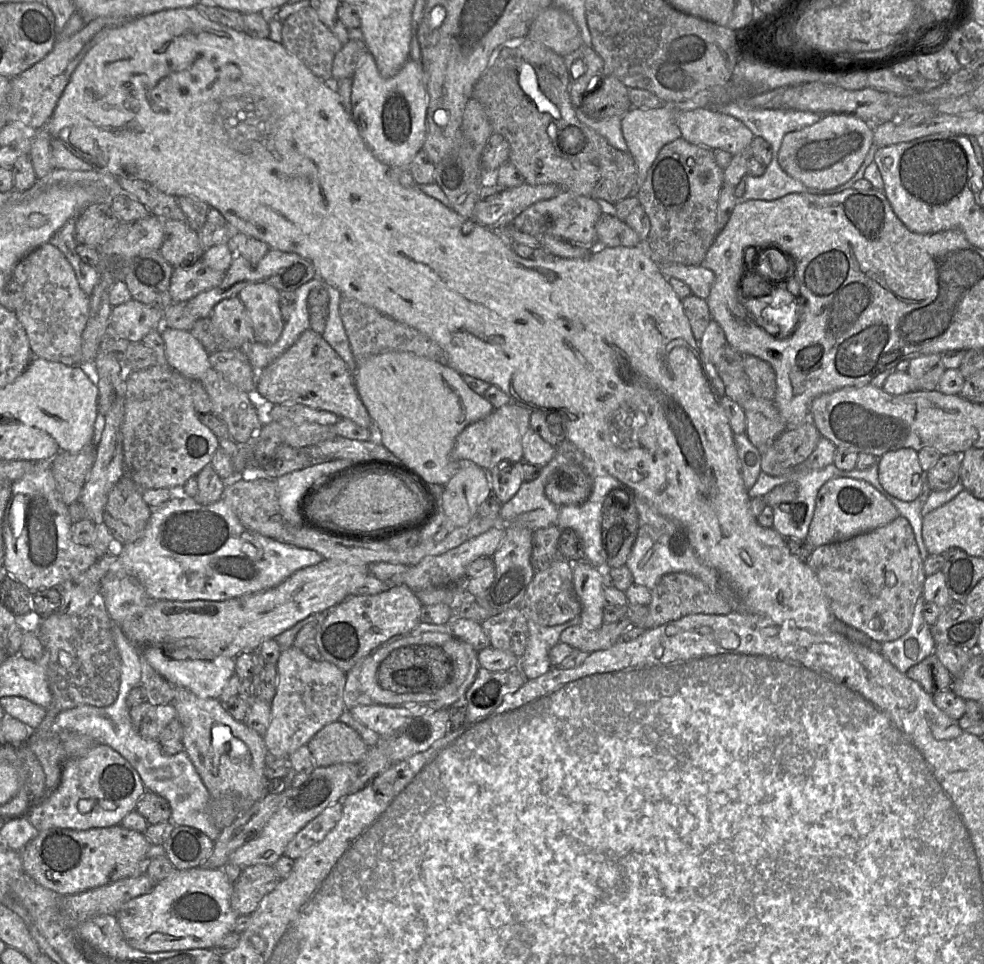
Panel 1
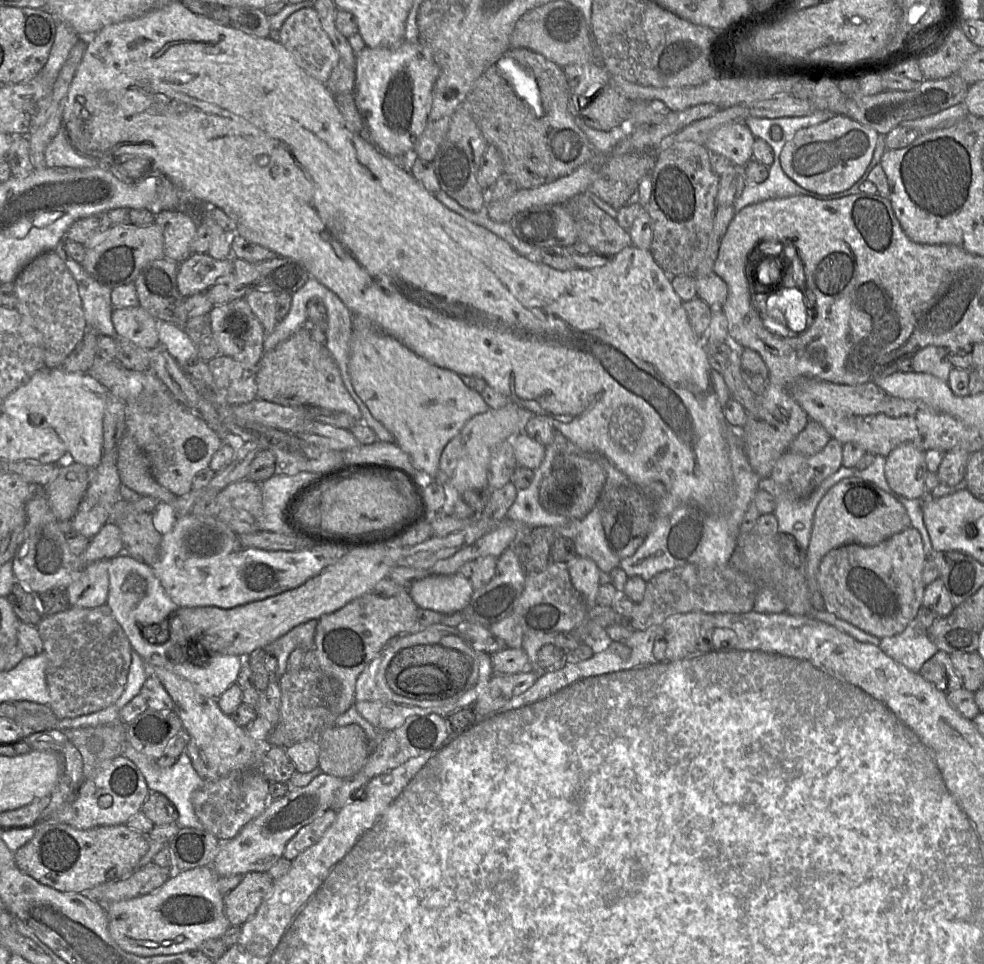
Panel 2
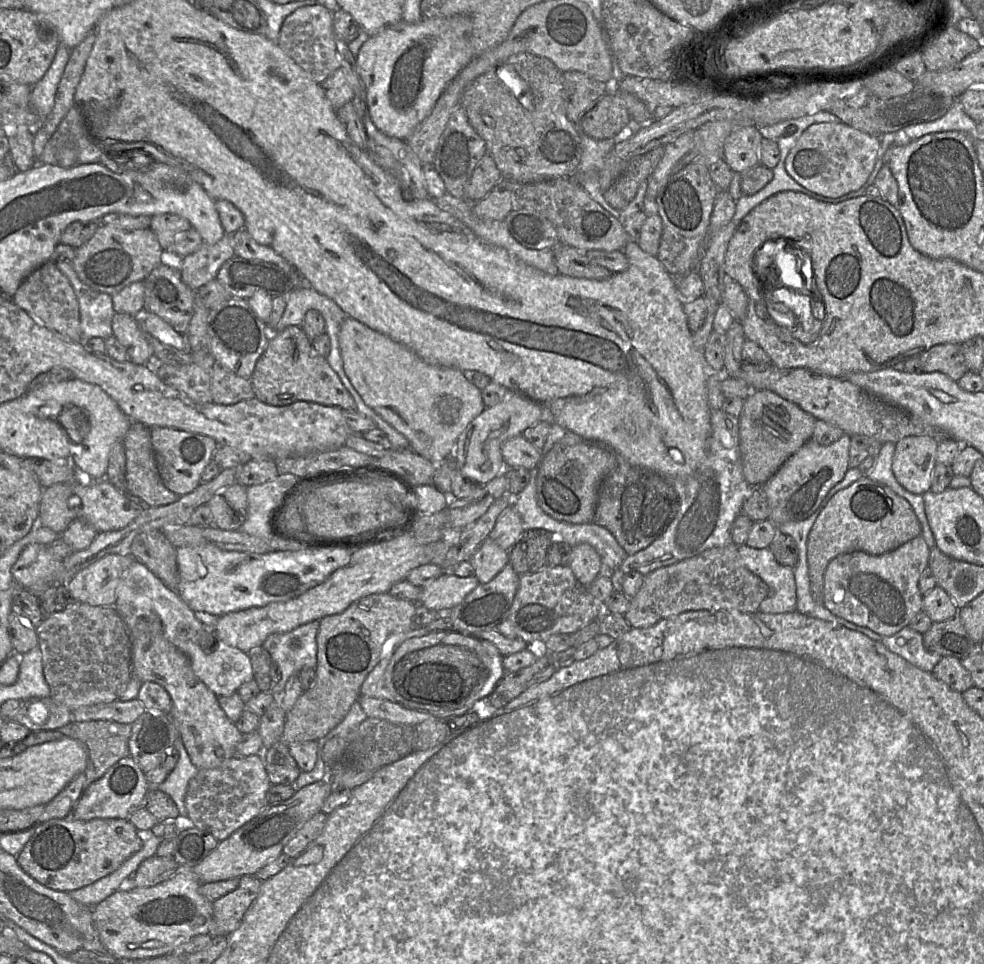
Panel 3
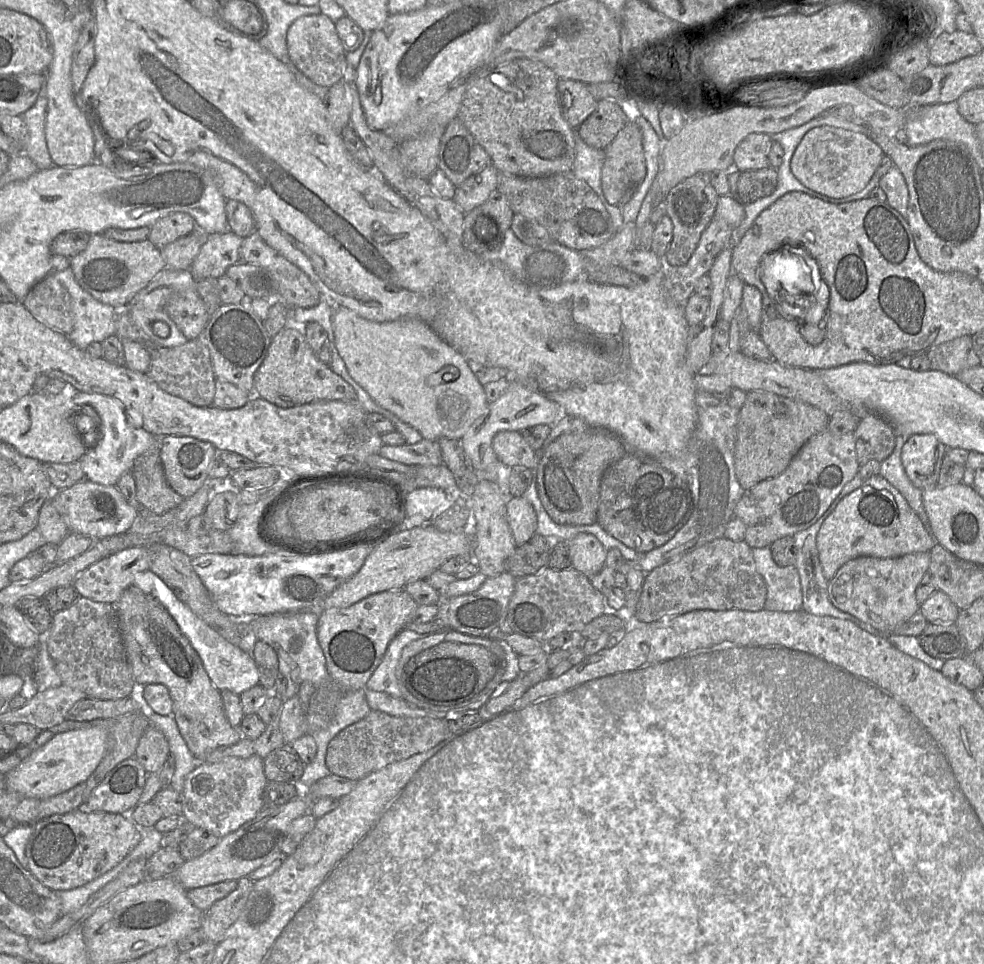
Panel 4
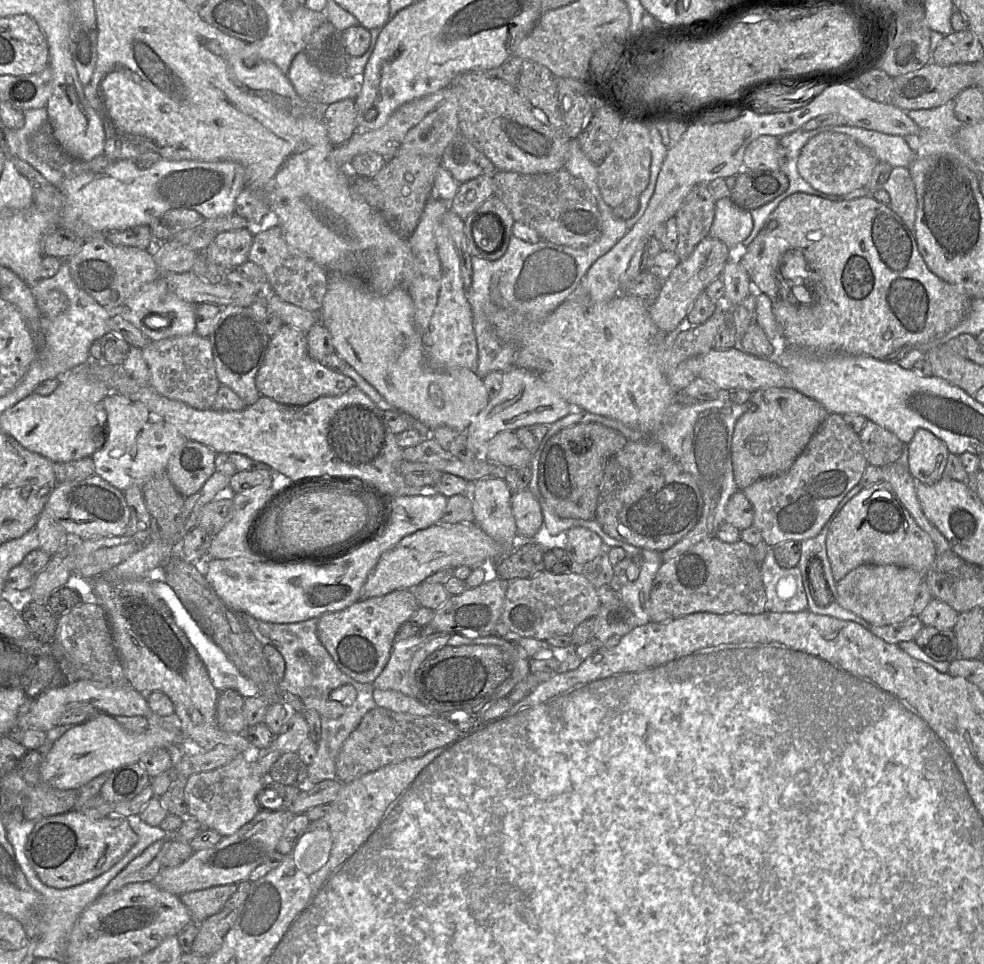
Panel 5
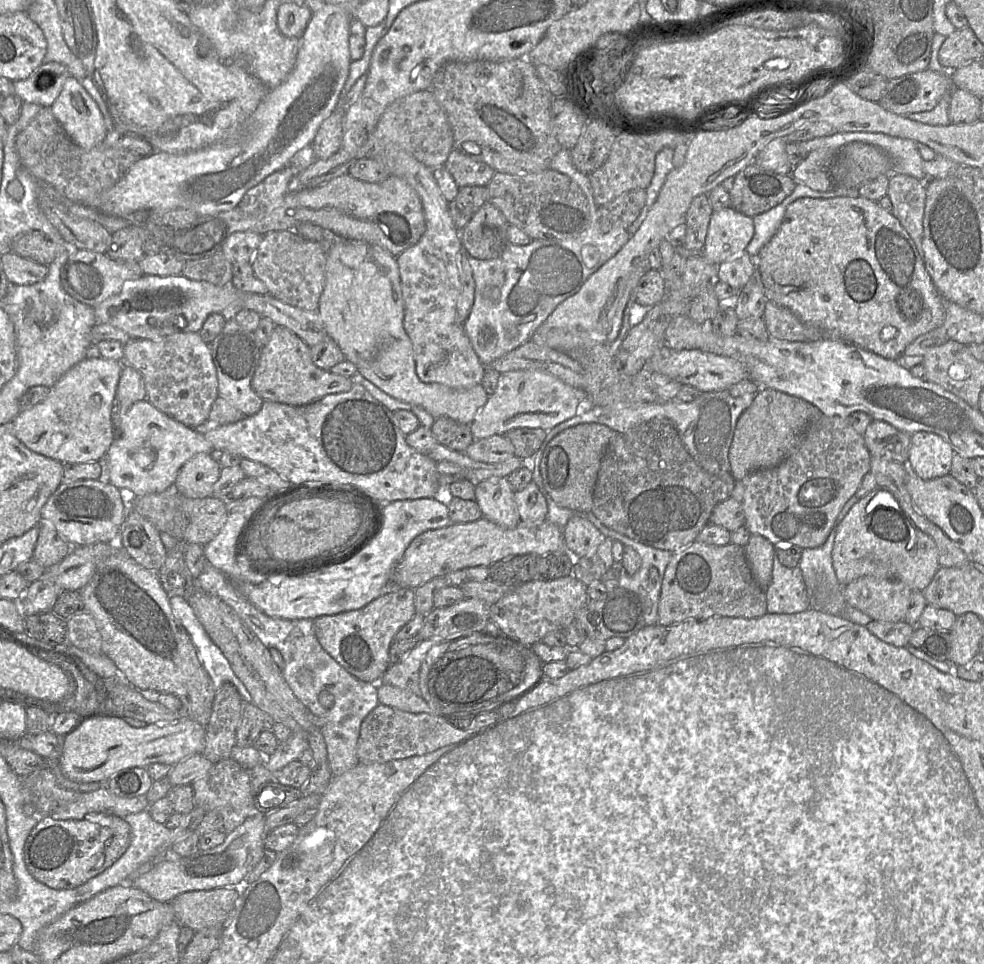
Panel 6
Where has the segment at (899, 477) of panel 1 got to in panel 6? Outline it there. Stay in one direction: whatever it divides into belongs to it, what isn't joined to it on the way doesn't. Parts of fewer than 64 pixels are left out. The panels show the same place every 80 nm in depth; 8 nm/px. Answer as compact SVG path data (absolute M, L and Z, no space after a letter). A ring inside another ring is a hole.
M918 431L911 436L907 463L919 478L932 480L950 473L953 455L942 437Z

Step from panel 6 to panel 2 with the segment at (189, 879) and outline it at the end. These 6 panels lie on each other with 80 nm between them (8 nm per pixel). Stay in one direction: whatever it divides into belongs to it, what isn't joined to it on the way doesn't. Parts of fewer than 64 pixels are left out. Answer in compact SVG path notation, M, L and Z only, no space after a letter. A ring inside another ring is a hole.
M321 773L308 785L298 789L289 790L285 796L279 799L269 800L264 811L243 826L235 837L227 841L221 841L218 851L210 865L213 871L218 877L236 874L245 875L248 872L267 872L277 860L283 857L283 852L288 841L294 837L302 827L310 824L330 808L343 781L344 779Z

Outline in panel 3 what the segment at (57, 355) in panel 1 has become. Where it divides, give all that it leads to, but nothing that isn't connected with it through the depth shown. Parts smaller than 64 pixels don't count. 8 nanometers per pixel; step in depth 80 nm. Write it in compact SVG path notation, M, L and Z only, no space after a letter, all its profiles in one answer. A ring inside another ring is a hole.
M49 260L35 269L19 286L13 302L38 323L74 342L82 342L79 304L68 278Z

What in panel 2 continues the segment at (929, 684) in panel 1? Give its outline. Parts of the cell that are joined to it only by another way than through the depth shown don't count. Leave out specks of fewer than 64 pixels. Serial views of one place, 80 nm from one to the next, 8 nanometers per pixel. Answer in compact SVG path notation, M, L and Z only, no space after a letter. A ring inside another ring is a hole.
M937 651L927 660L919 674L945 693L962 687L961 678L955 671L949 655L943 651Z

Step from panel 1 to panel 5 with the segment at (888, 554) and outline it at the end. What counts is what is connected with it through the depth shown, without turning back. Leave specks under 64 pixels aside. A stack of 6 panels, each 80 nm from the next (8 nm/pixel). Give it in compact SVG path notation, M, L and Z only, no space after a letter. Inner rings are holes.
M861 565L836 583L838 604L871 626L896 624L913 616L915 594L925 574L894 565Z

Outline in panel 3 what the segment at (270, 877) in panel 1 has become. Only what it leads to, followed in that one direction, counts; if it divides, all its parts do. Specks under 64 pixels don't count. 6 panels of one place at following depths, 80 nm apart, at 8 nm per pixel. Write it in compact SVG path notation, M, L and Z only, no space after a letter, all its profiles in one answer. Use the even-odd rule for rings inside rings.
M255 875L239 878L238 887L215 900L212 904L213 916L209 929L211 937L228 936L235 931L250 905L257 898L262 881Z

